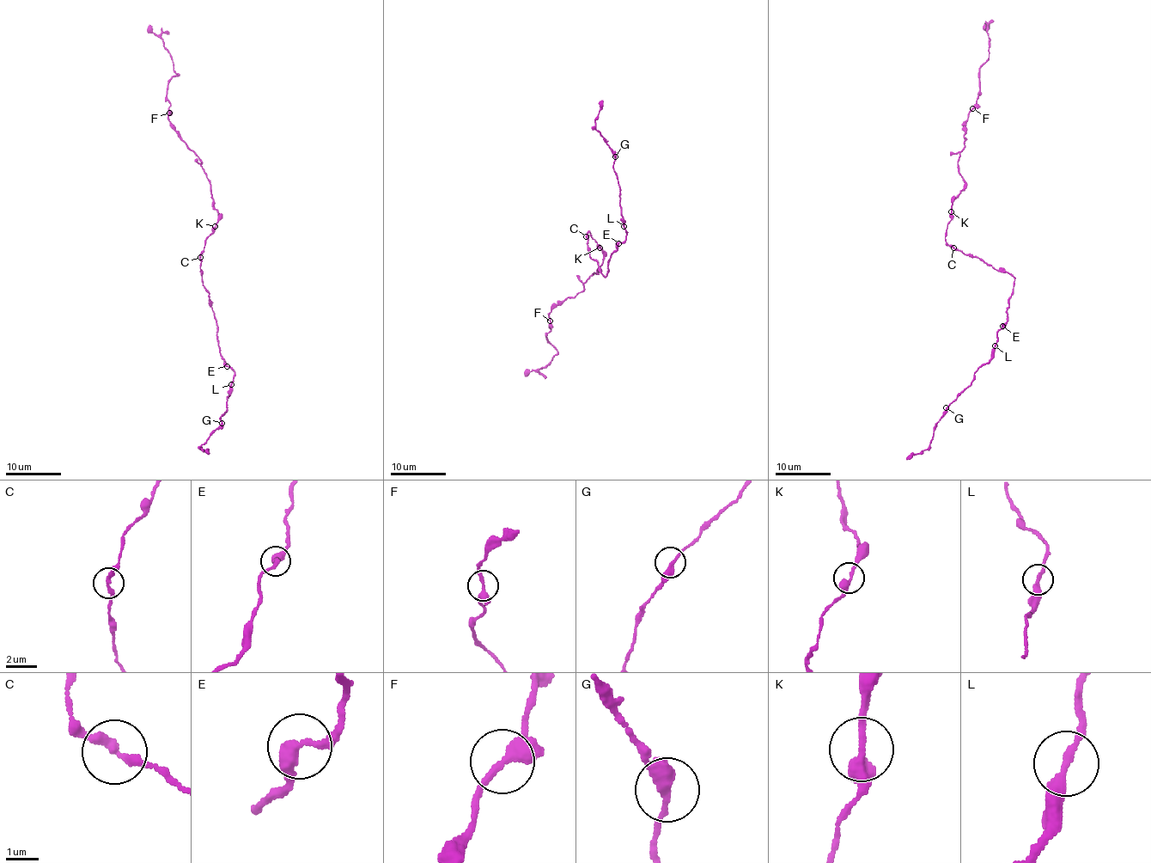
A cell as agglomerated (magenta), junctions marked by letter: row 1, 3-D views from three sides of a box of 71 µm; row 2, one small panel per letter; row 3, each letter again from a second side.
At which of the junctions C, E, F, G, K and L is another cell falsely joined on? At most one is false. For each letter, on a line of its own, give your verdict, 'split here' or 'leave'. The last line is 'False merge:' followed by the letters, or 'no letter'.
C: leave
E: leave
F: leave
G: leave
K: leave
L: leave
False merge: no letter

